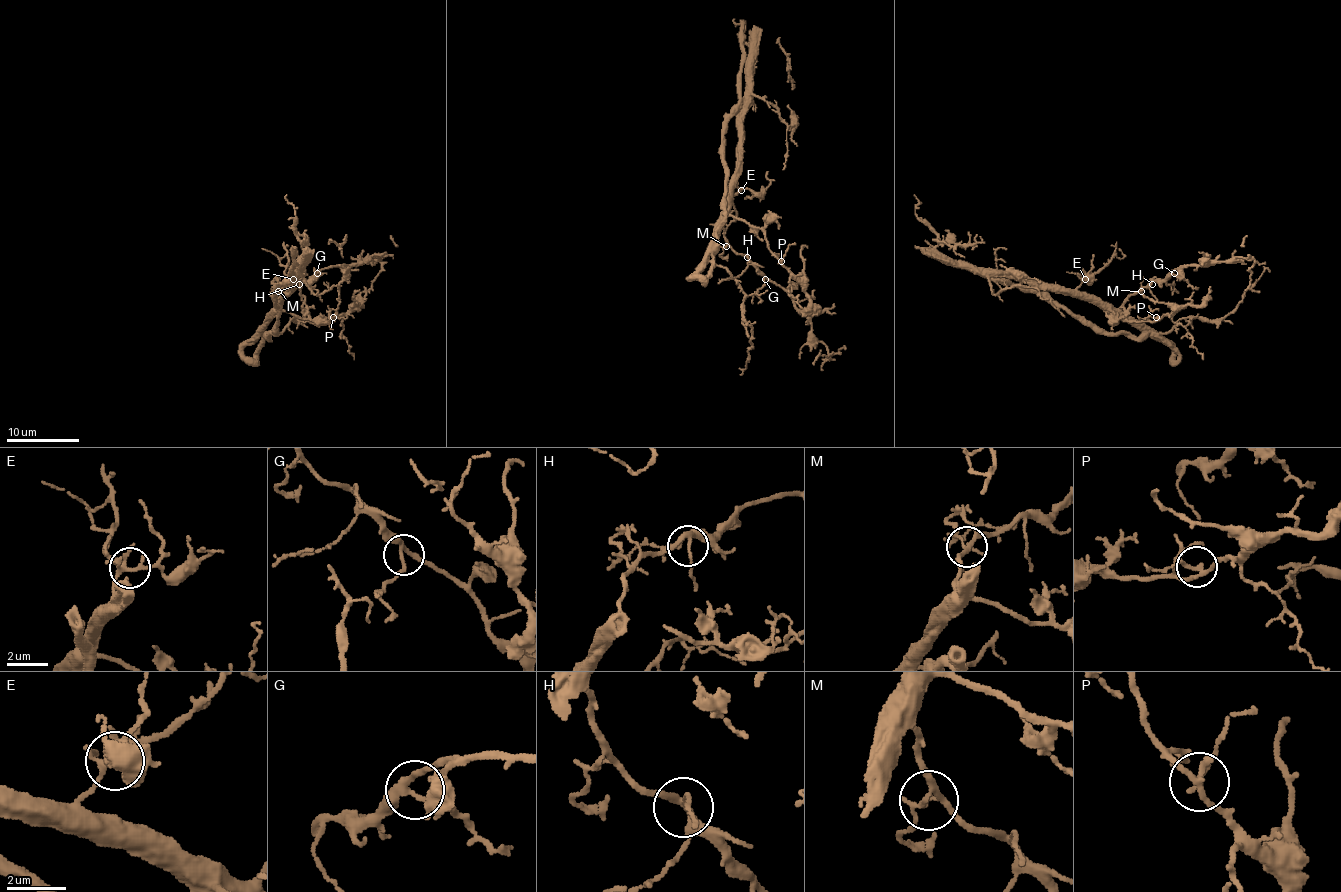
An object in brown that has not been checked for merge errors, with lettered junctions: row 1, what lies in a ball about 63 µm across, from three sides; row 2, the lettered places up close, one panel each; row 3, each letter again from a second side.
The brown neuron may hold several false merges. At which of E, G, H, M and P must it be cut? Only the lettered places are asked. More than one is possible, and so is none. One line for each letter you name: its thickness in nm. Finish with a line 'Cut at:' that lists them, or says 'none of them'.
Cut at: none of them

